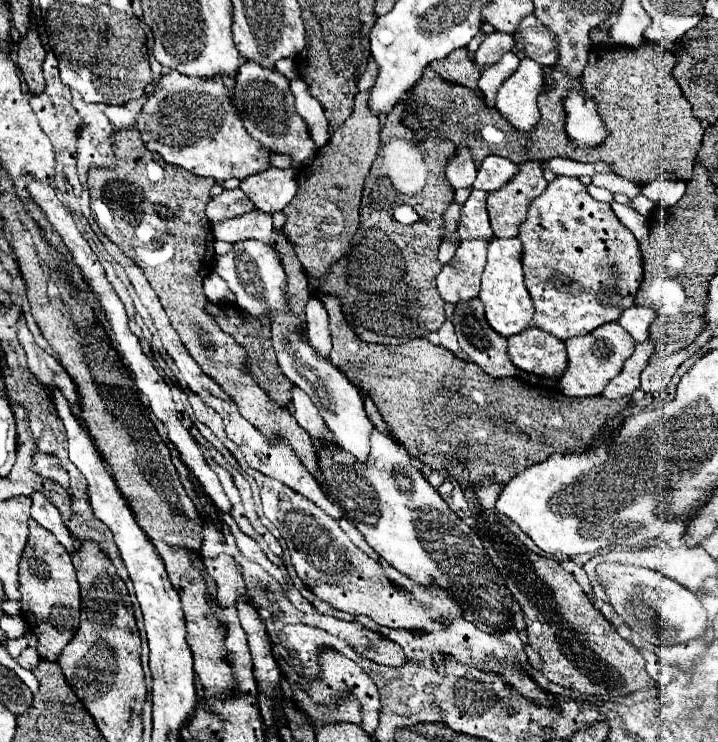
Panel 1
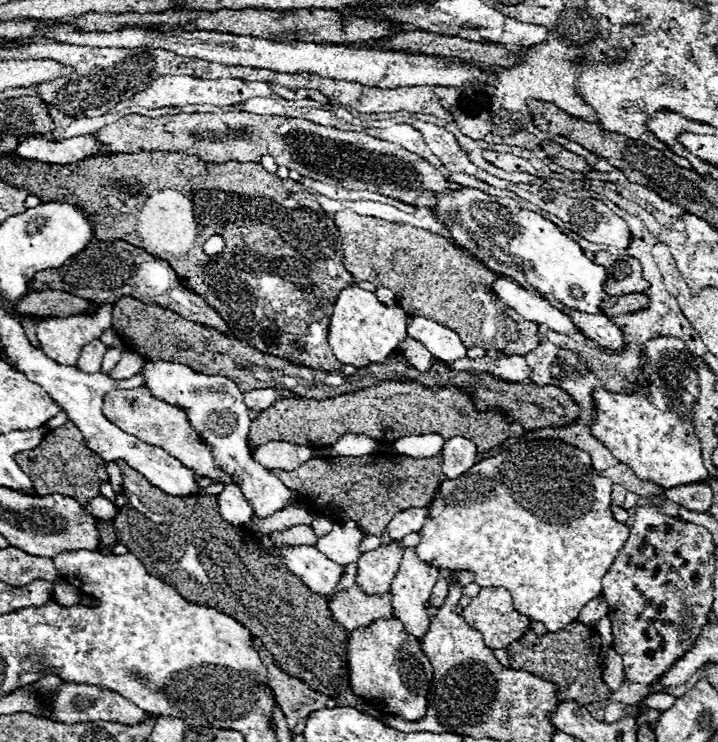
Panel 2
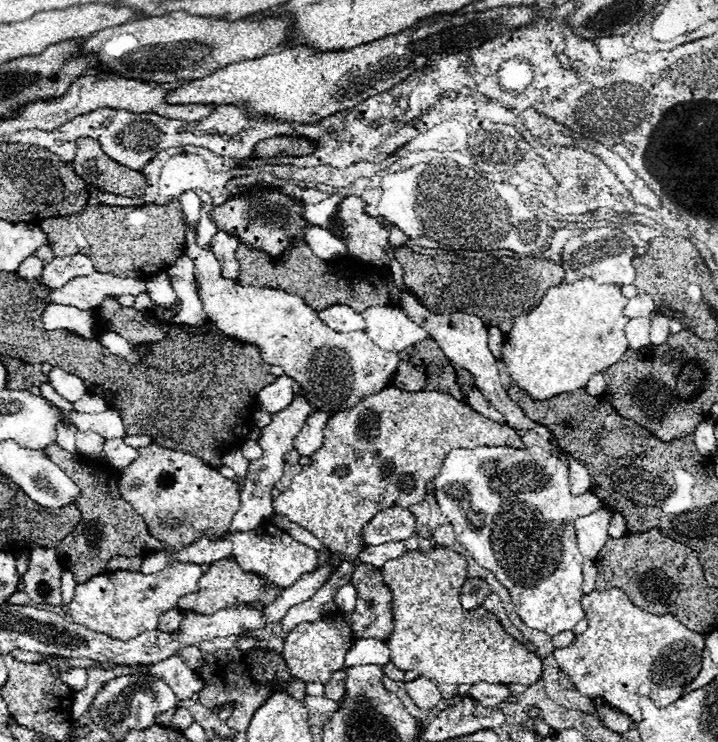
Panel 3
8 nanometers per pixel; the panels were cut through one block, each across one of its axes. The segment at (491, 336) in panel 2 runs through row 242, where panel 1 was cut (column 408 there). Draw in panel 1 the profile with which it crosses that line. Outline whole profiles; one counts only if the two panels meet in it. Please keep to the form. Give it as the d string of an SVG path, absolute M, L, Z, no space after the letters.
M320 296L330 316L330 336L332 352L330 362L342 368L344 376L358 386L358 390L368 396L380 410L384 422L388 424L392 436L408 450L408 454L440 476L454 478L462 490L474 490L492 476L496 484L508 484L524 468L544 462L552 454L576 454L594 446L598 434L606 424L616 418L618 412L630 406L632 398L608 400L604 396L590 398L568 398L556 386L530 384L524 378L492 378L480 366L456 358L444 346L434 346L426 338L414 338L400 346L380 346L366 344L356 338L348 324L342 324L342 306L334 296Z

